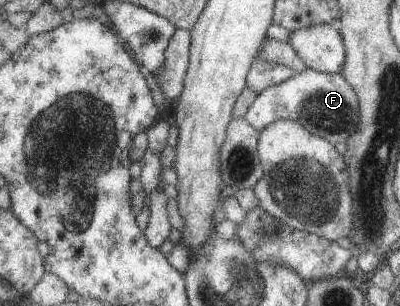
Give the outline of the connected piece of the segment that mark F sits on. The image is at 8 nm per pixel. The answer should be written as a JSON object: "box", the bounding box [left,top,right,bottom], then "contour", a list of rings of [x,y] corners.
{"box":[244,68,358,143],"contour":[[[306,68],[256,94],[244,118],[257,132],[269,123],[285,119],[296,121],[302,129],[325,139],[328,143],[345,143],[346,139],[357,130],[358,98],[342,75]]]}

